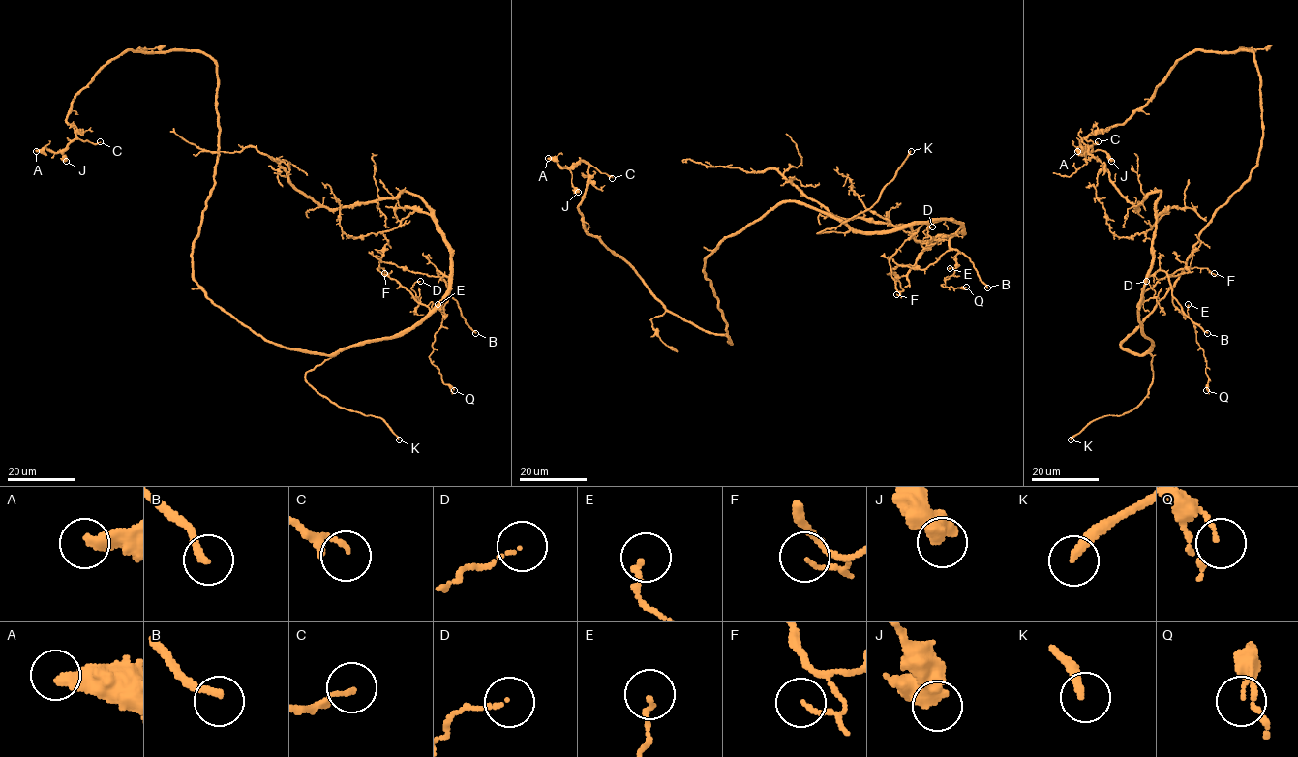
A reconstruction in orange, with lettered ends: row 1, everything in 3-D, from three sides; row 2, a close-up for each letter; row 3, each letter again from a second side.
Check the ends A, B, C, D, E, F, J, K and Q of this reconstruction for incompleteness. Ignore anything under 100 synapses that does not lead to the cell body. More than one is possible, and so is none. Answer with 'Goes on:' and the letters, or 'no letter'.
Goes on: A, K

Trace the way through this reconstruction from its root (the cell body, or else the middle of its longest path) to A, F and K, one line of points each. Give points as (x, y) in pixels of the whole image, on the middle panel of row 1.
A: (757, 219), (705, 258), (730, 343), (672, 314), (586, 230), (579, 204), (588, 166), (562, 167), (548, 158)
F: (757, 219), (786, 202), (811, 205), (860, 231), (941, 219), (923, 224), (890, 258), (896, 294)
K: (757, 219), (781, 203), (798, 202), (839, 218), (849, 227), (847, 232), (818, 234), (867, 210), (911, 151)

